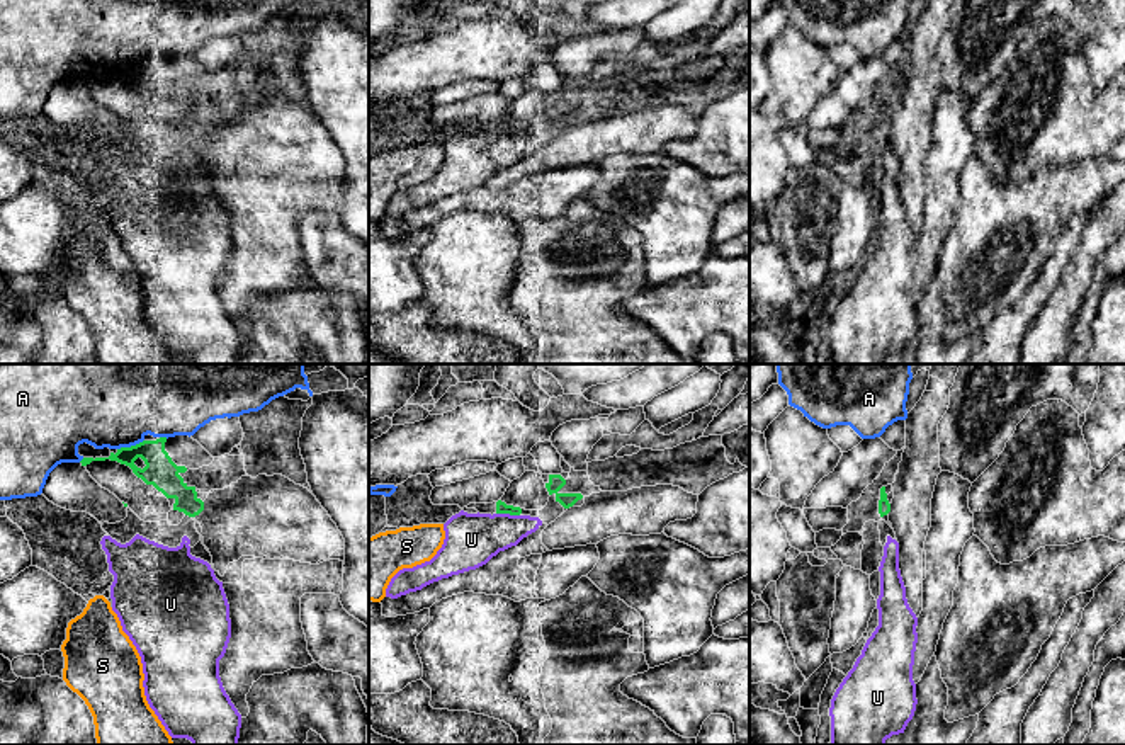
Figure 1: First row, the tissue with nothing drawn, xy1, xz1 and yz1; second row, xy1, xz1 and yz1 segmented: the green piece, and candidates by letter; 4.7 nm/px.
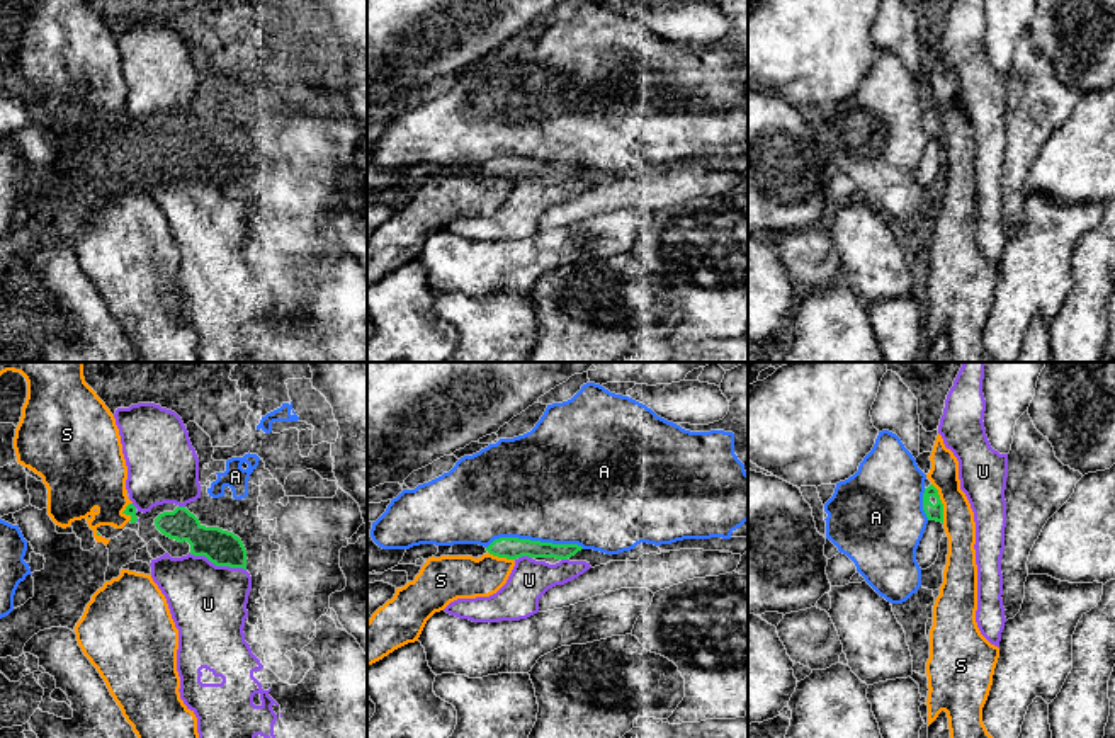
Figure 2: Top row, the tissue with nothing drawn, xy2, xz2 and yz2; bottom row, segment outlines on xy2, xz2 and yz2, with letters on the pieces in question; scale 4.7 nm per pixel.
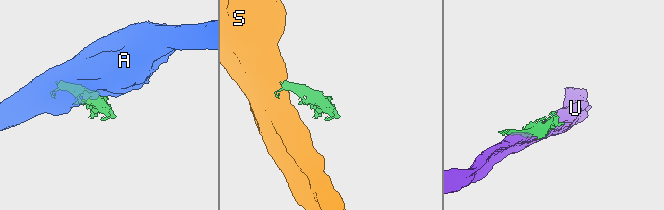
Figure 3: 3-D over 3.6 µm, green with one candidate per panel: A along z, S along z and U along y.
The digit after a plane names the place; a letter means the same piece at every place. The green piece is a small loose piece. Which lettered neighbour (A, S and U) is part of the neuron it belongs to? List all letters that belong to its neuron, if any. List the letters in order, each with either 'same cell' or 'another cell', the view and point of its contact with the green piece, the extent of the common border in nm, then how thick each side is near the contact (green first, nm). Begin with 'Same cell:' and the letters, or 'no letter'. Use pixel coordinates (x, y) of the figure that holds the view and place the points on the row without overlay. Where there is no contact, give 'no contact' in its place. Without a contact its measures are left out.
Same cell: no letter
A: another cell; meets green in xz2 at (536, 160); contact 460 nm long; 110 nm thick on the green side, 500 nm on the other
S: another cell; meets green in yz2 at (942, 123); contact 200 nm long; 80 nm thick on the green side, 150 nm on the other
U: another cell; meets green in xy2 at (218, 184); contact 280 nm long; 170 nm thick on the green side, 360 nm on the other

